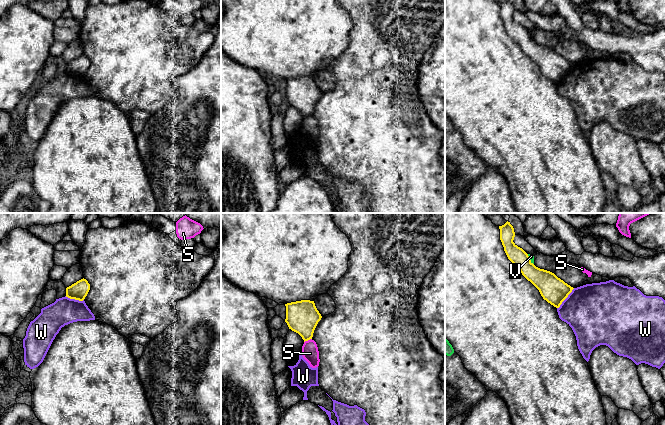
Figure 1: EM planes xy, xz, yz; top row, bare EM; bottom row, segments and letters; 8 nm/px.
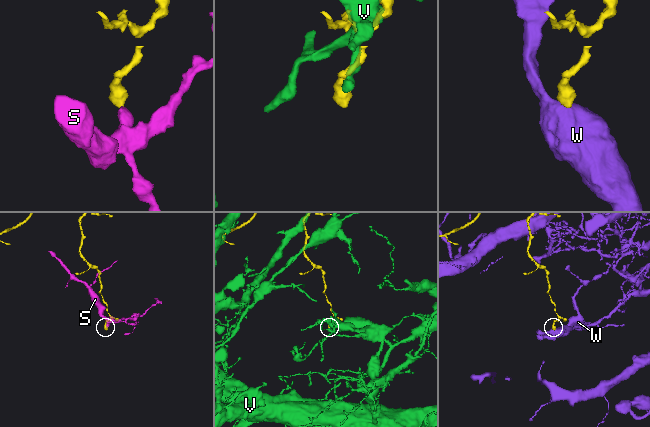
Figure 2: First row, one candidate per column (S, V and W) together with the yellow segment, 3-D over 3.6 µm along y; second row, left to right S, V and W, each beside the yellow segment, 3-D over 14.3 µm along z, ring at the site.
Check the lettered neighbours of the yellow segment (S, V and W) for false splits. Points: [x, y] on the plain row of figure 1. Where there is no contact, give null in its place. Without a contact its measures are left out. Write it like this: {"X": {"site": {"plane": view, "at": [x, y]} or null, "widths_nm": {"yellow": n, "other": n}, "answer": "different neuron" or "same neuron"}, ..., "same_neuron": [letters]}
{"S": {"site": {"plane": "xz", "at": [307, 116]}, "widths_nm": {"yellow": 260, "other": 140}, "answer": "different neuron"}, "V": {"site": {"plane": "yz", "at": [529, 35]}, "widths_nm": {"yellow": 180, "other": 30}, "answer": "different neuron"}, "W": {"site": {"plane": "yz", "at": [566, 73]}, "widths_nm": {"yellow": 200, "other": 440}, "answer": "different neuron"}, "same_neuron": []}

